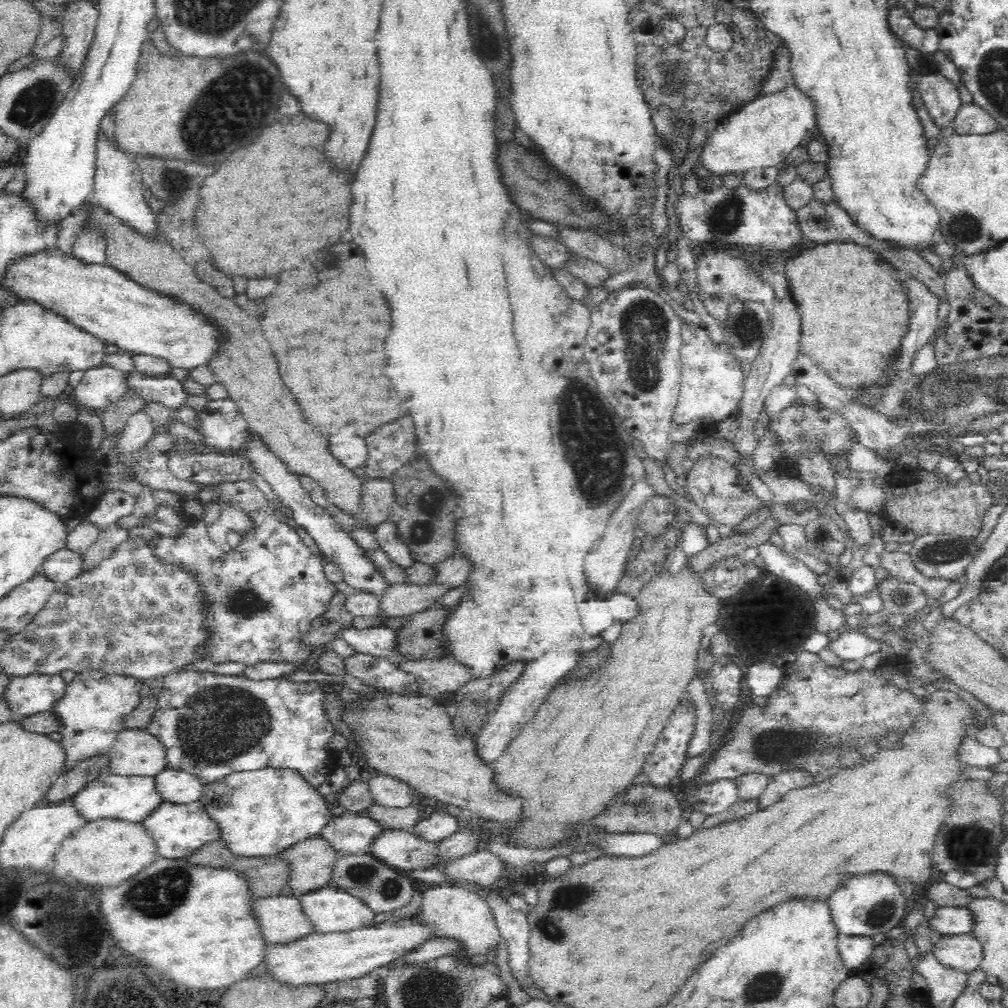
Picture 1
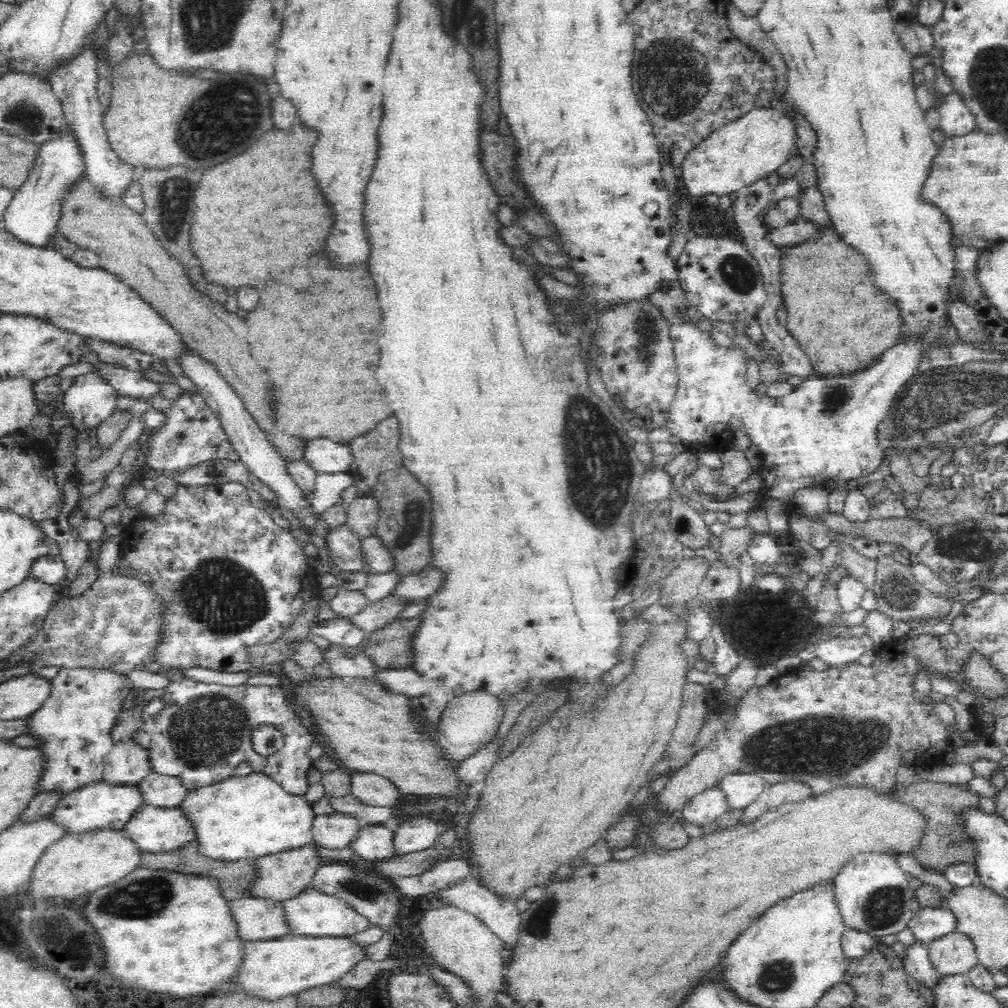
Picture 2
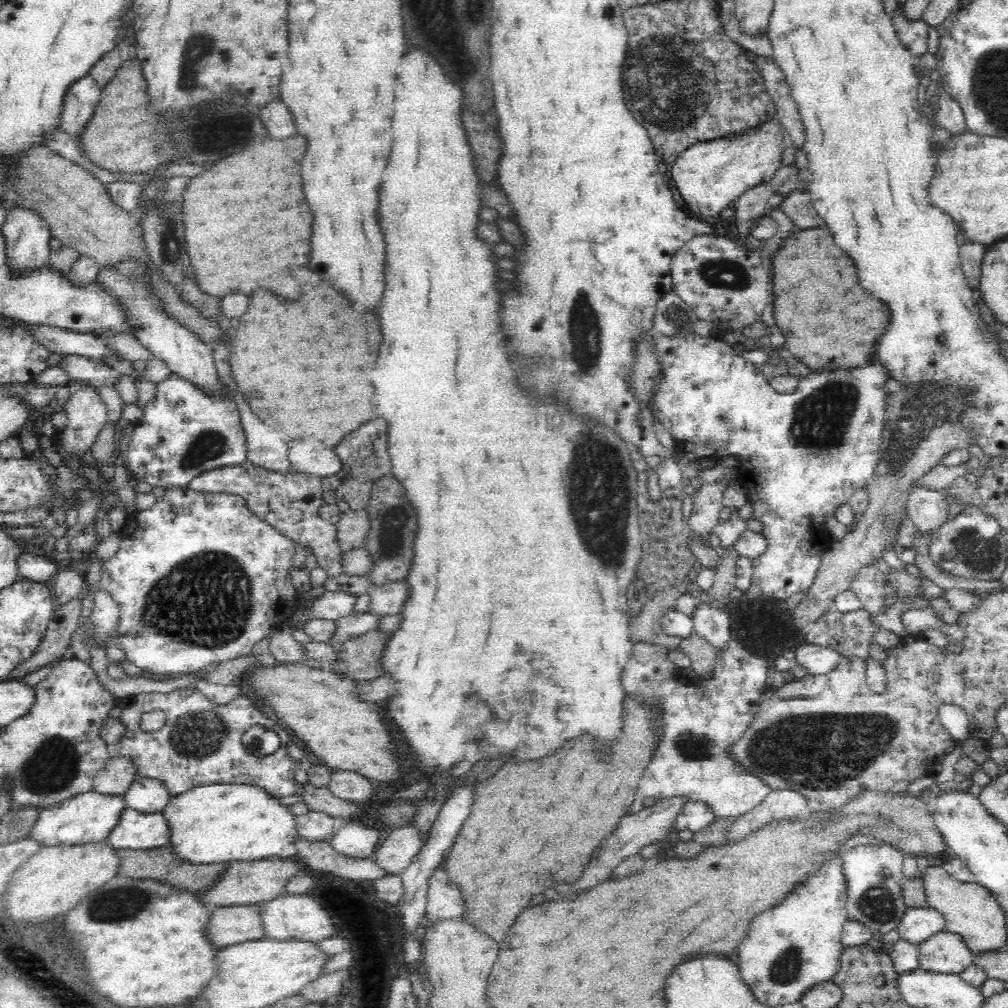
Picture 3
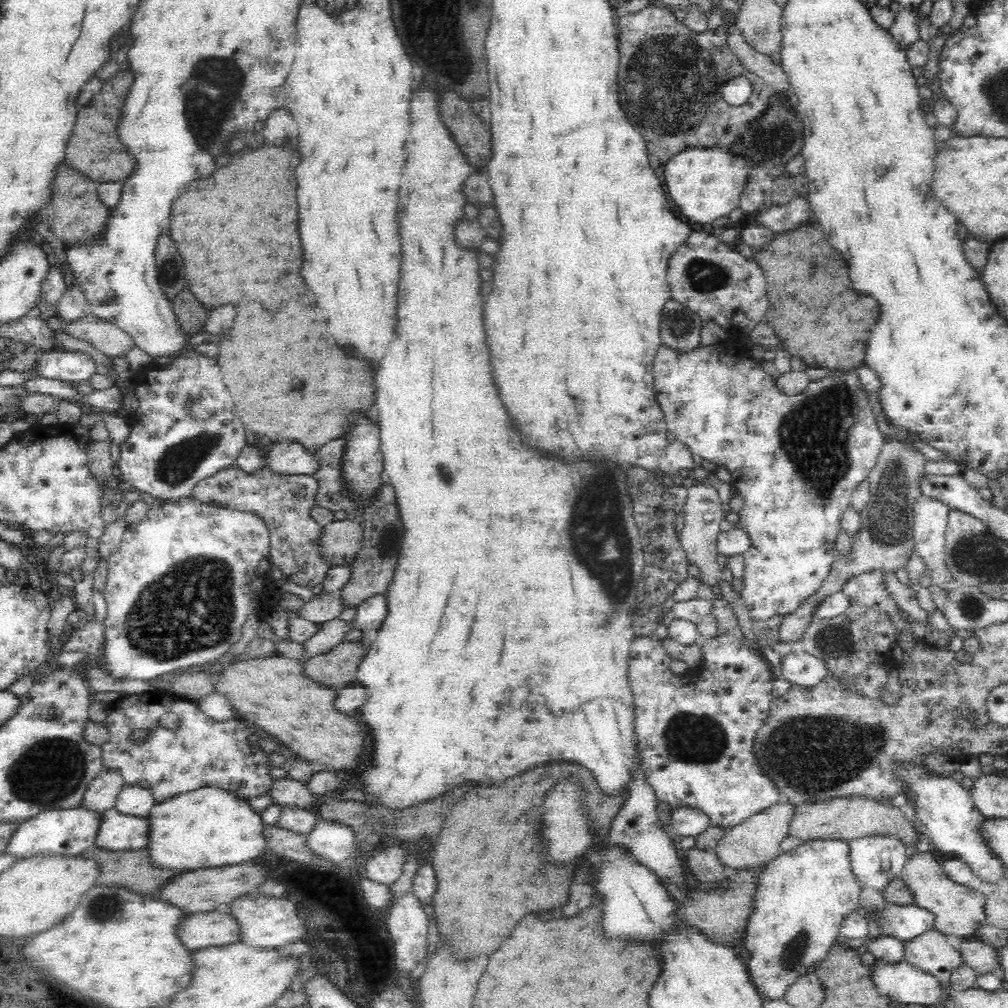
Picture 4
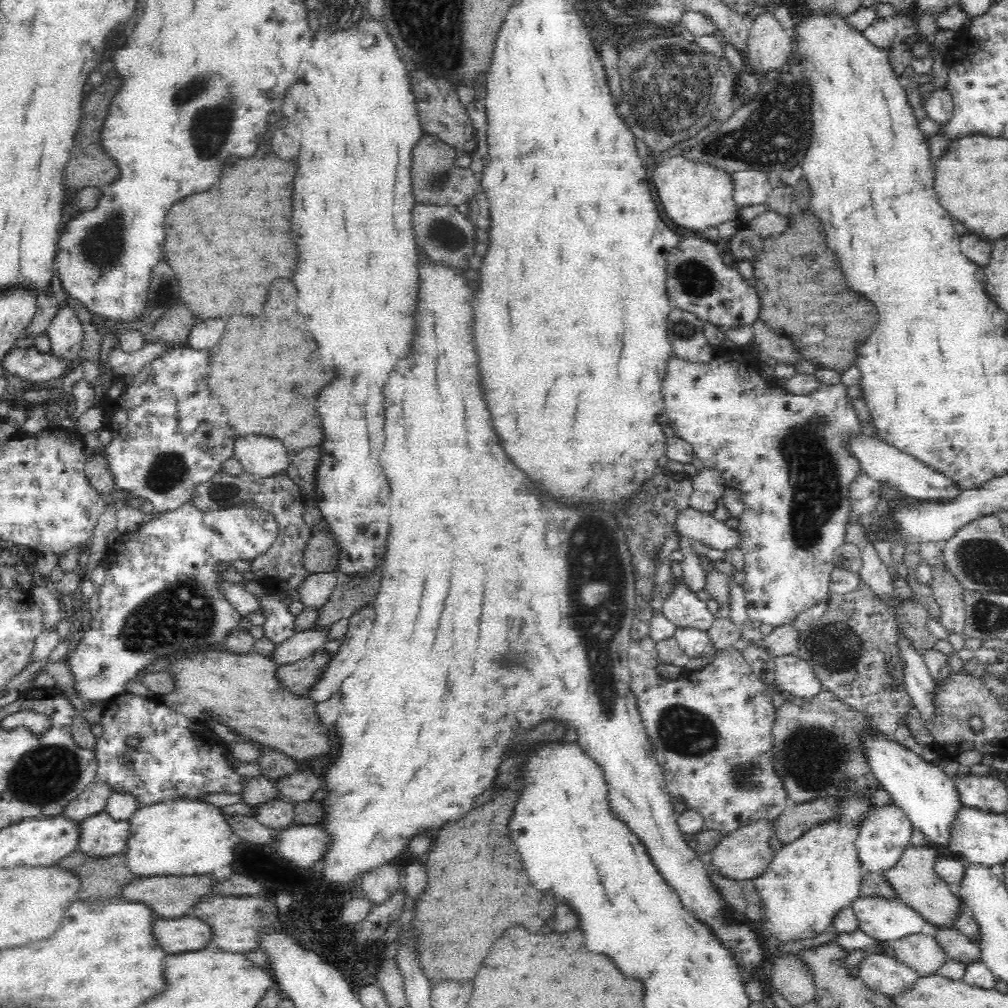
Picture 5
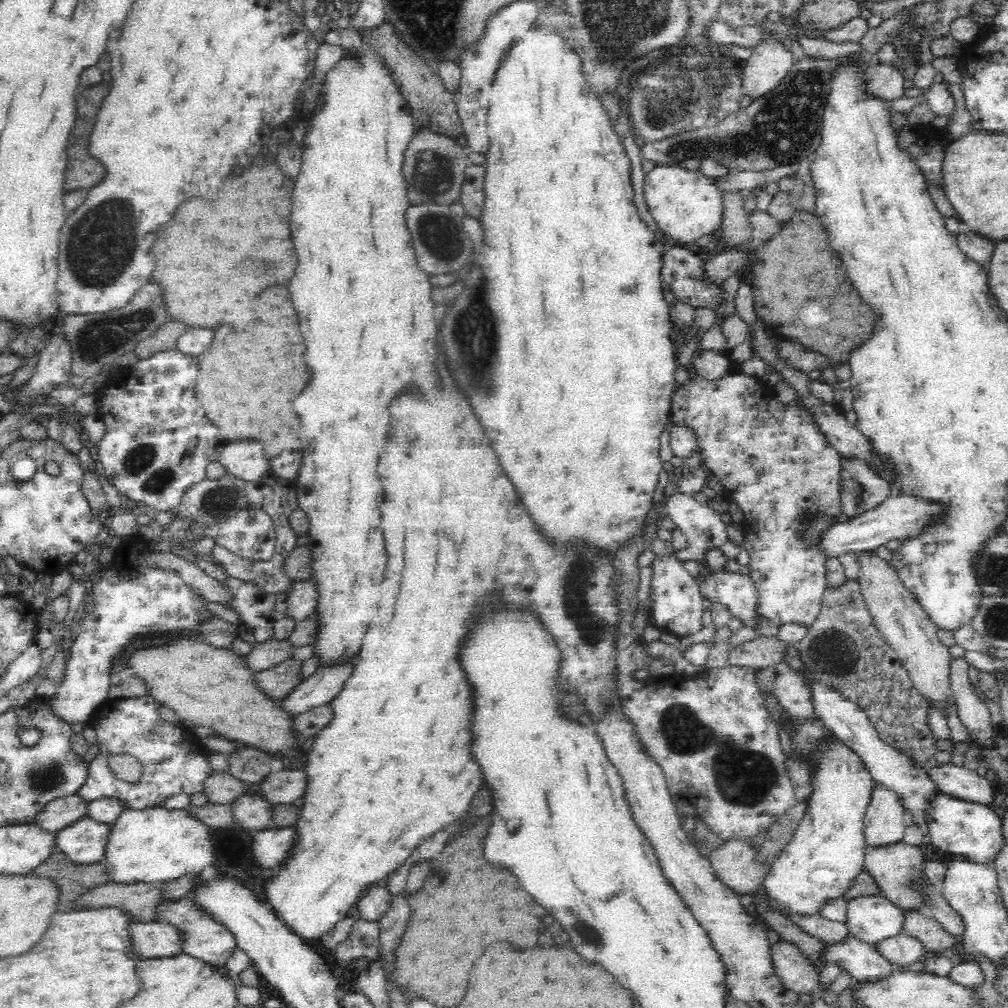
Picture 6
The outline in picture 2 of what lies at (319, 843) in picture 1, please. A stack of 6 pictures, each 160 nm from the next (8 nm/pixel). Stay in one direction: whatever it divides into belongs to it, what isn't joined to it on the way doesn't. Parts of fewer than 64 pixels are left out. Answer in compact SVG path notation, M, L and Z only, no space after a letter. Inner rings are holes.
M301 846L289 851L278 851L276 854L266 855L254 860L258 868L258 878L251 888L251 897L262 897L277 901L286 901L299 896L306 888L312 887L318 866L325 862L320 859L318 848Z

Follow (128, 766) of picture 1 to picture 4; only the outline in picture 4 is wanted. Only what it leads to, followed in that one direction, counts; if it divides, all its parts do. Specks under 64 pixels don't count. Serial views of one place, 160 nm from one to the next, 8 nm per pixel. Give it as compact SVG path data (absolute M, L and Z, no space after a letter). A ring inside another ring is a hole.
M104 767L97 774L97 778L89 785L81 804L84 807L104 812L115 806L118 794L124 786L125 781L119 770Z

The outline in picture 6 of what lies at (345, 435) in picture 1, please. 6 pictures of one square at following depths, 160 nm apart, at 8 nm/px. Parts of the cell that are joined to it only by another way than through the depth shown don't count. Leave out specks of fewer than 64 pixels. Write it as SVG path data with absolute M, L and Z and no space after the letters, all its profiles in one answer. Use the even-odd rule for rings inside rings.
M258 440L230 442L218 461L228 469L228 473L245 481L258 481L271 472L266 446Z

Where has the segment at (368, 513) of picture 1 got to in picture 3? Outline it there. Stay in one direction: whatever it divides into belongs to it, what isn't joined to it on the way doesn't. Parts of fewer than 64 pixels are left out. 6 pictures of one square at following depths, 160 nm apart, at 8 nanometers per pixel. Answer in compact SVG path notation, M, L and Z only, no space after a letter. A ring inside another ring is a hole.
M366 508L350 509L342 513L336 524L338 541L344 552L356 550L364 545L367 534L370 532L370 517Z

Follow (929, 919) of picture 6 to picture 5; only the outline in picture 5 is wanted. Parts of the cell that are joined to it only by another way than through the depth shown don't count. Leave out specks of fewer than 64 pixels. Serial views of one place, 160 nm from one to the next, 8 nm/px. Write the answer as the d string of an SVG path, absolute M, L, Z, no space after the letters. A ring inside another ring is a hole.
M939 928L935 937L946 951L946 958L965 965L983 962L981 948L960 929Z

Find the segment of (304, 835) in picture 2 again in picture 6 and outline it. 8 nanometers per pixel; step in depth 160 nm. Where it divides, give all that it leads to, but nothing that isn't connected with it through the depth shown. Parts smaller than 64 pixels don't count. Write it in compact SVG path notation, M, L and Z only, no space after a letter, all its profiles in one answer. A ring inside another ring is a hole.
M147 808L144 810L122 811L118 821L112 826L110 842L106 848L104 861L110 873L110 880L118 883L166 883L185 876L212 872L212 864L218 860L214 843L219 833L201 822L188 809Z

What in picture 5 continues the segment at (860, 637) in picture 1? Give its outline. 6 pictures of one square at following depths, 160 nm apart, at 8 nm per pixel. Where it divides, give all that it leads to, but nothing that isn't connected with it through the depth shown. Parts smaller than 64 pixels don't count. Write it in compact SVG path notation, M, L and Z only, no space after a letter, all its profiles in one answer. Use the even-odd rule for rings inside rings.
M798 653L774 657L775 688L784 695L814 696L823 688L812 665L800 658Z

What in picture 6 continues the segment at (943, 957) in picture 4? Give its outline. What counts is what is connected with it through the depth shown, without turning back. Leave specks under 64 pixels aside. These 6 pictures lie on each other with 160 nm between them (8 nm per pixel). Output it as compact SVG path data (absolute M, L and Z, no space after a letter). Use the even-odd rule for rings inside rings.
M902 932L898 936L885 938L877 942L876 949L893 965L909 966L920 961L927 954L926 947L920 939Z

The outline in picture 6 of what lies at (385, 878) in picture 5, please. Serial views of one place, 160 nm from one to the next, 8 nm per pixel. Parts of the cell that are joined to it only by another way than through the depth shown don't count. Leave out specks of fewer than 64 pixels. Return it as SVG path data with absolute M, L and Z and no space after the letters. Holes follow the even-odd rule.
M384 882L372 883L367 887L354 910L358 918L379 921L388 912L394 896Z

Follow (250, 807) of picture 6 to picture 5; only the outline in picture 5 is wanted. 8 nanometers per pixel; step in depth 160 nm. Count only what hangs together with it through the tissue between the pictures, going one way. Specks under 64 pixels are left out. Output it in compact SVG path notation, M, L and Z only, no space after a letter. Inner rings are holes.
M274 800L254 806L254 818L272 830L282 831L296 825L296 809L288 800Z

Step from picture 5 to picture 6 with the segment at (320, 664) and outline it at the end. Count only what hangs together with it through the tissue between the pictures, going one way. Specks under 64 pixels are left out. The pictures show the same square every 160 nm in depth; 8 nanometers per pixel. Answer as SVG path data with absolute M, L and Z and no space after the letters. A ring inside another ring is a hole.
M286 659L274 668L255 672L254 679L257 680L258 687L272 697L275 701L282 701L298 684L304 682L304 672L302 672L304 661Z

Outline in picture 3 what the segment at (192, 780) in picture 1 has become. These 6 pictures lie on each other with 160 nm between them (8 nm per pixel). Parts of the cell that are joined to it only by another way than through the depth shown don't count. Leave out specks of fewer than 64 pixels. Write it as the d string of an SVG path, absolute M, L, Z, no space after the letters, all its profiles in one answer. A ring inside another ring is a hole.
M138 777L125 792L126 807L138 809L140 812L162 812L173 797L162 780Z

